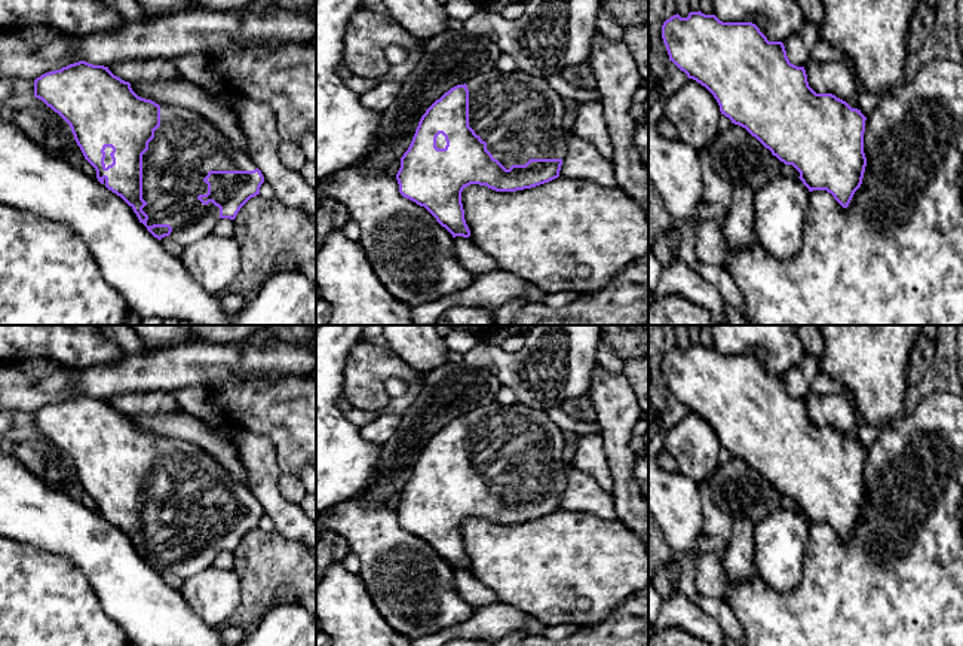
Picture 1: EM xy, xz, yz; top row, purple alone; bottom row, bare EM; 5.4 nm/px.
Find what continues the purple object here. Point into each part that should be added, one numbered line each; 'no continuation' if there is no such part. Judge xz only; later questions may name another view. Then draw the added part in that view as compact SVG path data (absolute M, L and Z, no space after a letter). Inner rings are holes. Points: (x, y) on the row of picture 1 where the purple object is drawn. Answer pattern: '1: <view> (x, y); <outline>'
1: xz (520, 116); M493 68L467 80L469 89L469 126L487 143L487 150L506 169L512 165L525 165L530 159L564 159L567 140L573 135L562 126L564 102L548 80L539 76L531 76L519 70L510 73Z

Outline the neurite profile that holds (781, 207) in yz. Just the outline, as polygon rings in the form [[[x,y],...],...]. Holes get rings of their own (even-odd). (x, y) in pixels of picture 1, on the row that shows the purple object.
[[[785,175],[755,192],[755,238],[770,255],[786,260],[800,251],[809,195],[800,178]]]

